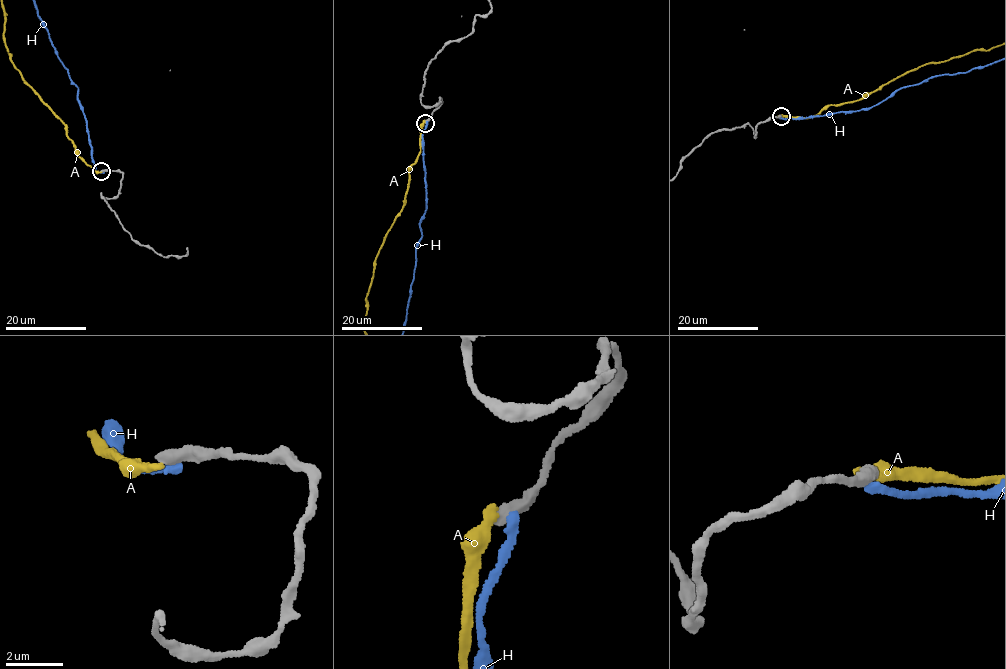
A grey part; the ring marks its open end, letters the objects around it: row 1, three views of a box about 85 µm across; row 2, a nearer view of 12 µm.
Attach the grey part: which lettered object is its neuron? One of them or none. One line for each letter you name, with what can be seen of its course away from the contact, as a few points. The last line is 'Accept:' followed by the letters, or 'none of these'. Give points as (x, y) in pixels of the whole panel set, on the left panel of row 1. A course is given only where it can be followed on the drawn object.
Accept: none of these

